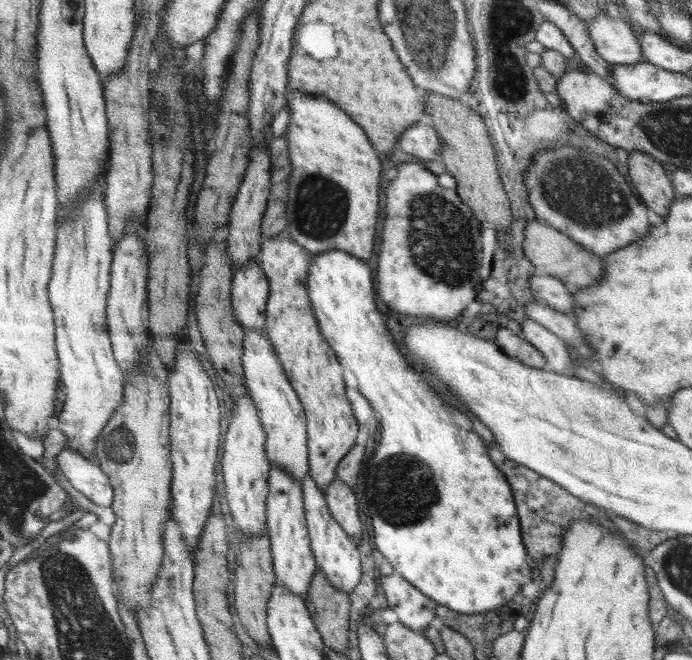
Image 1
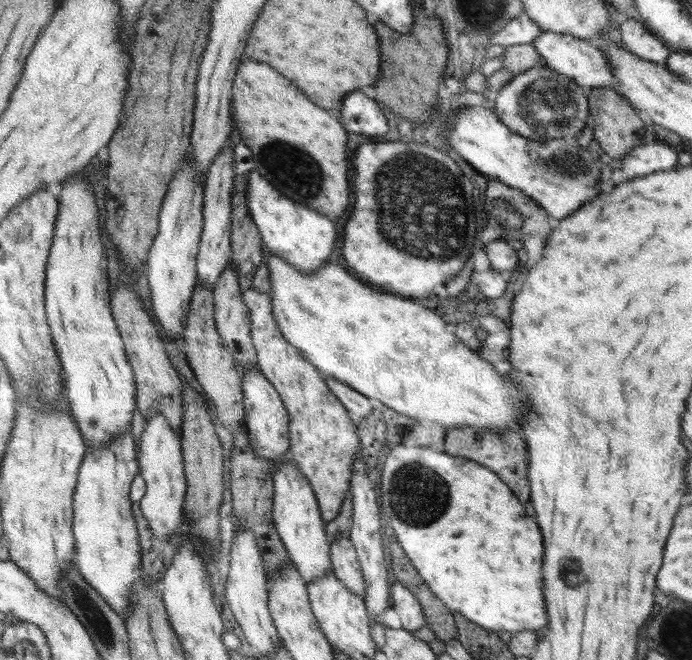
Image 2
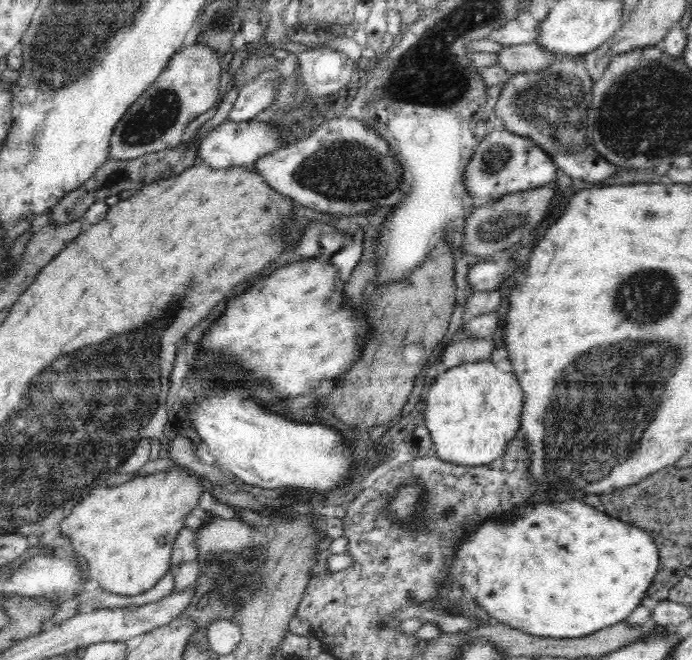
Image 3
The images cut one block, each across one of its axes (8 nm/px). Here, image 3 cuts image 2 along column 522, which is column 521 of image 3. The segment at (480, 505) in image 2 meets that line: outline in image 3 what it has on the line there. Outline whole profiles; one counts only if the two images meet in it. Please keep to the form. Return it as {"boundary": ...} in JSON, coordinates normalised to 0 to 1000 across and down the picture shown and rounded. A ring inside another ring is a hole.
{"boundary":[[[821,758],[821,761],[789,759],[773,767],[763,765],[762,768],[753,762],[743,767],[737,776],[728,776],[723,782],[699,788],[691,797],[679,800],[679,806],[673,809],[671,821],[662,827],[653,848],[647,867],[653,868],[658,886],[671,888],[671,892],[682,902],[682,911],[675,915],[681,926],[695,927],[698,932],[710,935],[714,944],[724,944],[770,964],[806,968],[847,965],[864,959],[867,955],[893,947],[926,917],[952,864],[951,829],[939,809],[913,797],[910,792],[870,779],[867,770],[847,765],[834,758]]]}

